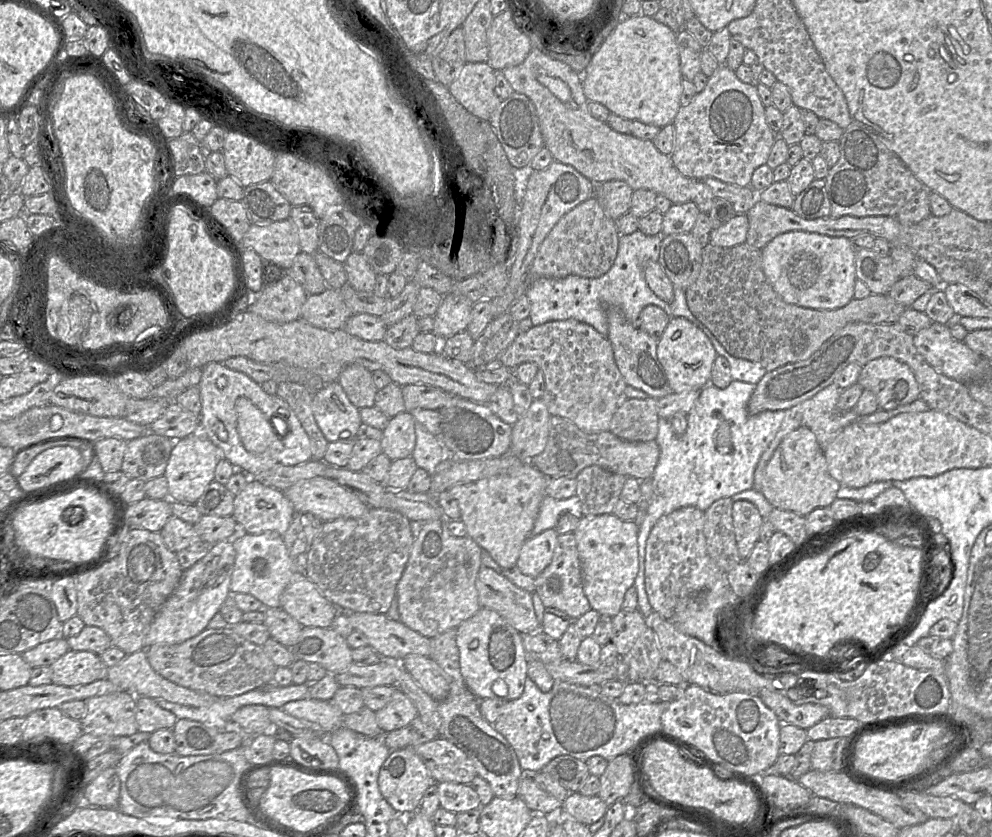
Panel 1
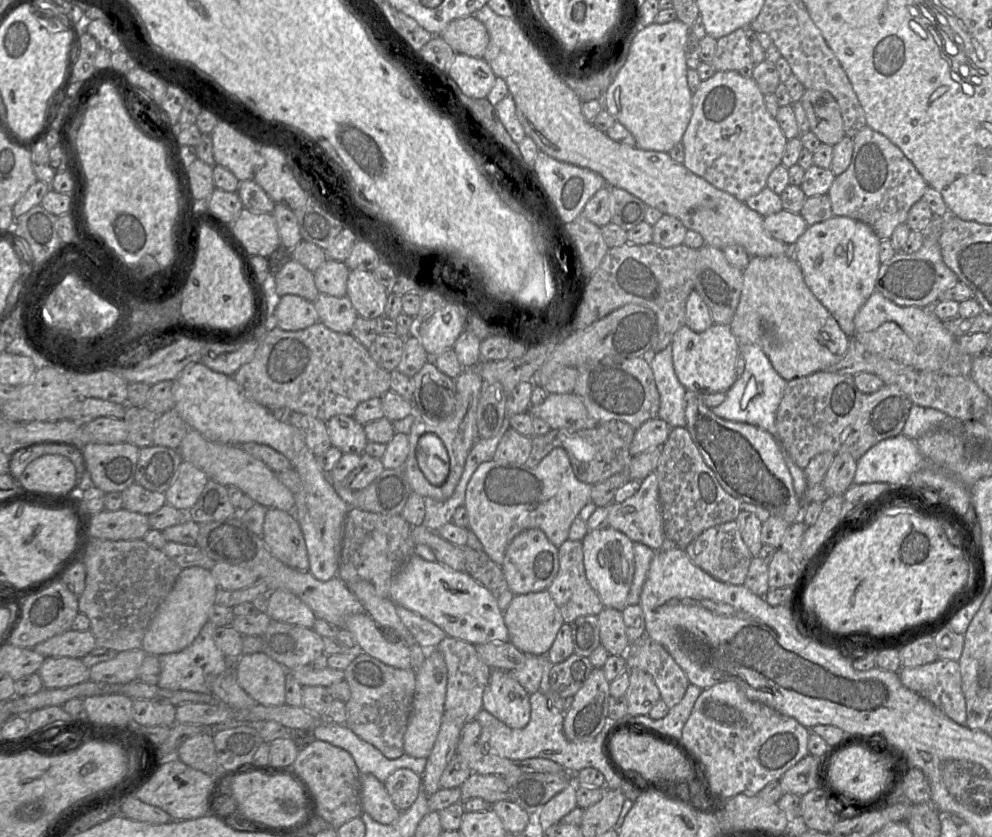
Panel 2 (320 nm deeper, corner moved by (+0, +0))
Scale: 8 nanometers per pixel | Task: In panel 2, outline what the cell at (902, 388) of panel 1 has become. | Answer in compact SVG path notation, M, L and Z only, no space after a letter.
M826 371L788 381L776 413L776 439L793 462L805 469L817 454L849 453L856 461L880 441L900 435L908 418L912 401L896 386L884 384L873 393L861 392L850 374Z

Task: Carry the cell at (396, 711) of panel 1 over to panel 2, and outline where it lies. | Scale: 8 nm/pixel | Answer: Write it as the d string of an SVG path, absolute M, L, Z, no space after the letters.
M359 653L344 669L344 679L350 688L350 698L346 702L346 723L359 738L376 747L389 759L397 759L404 754L404 734L406 731L415 692L416 673L411 669L398 669L380 660Z

